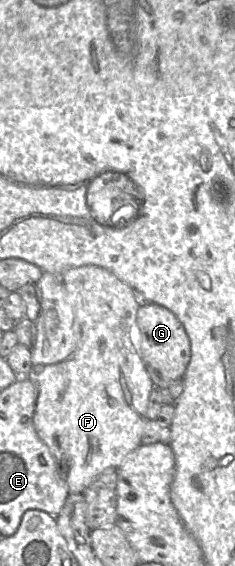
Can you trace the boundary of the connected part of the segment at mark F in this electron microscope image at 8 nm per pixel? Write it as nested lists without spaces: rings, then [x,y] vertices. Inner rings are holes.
[[[86,265],[67,269],[59,273],[44,272],[35,283],[40,302],[40,315],[34,324],[36,325],[36,341],[31,350],[32,368],[28,379],[38,388],[33,423],[38,437],[49,448],[52,456],[59,464],[59,475],[67,481],[69,494],[83,494],[92,481],[107,468],[117,468],[123,459],[142,443],[141,438],[149,419],[146,416],[148,400],[154,383],[150,379],[140,354],[135,350],[130,331],[132,326],[137,326],[136,318],[140,307],[134,299],[133,288],[118,279],[112,272],[104,268]]]

